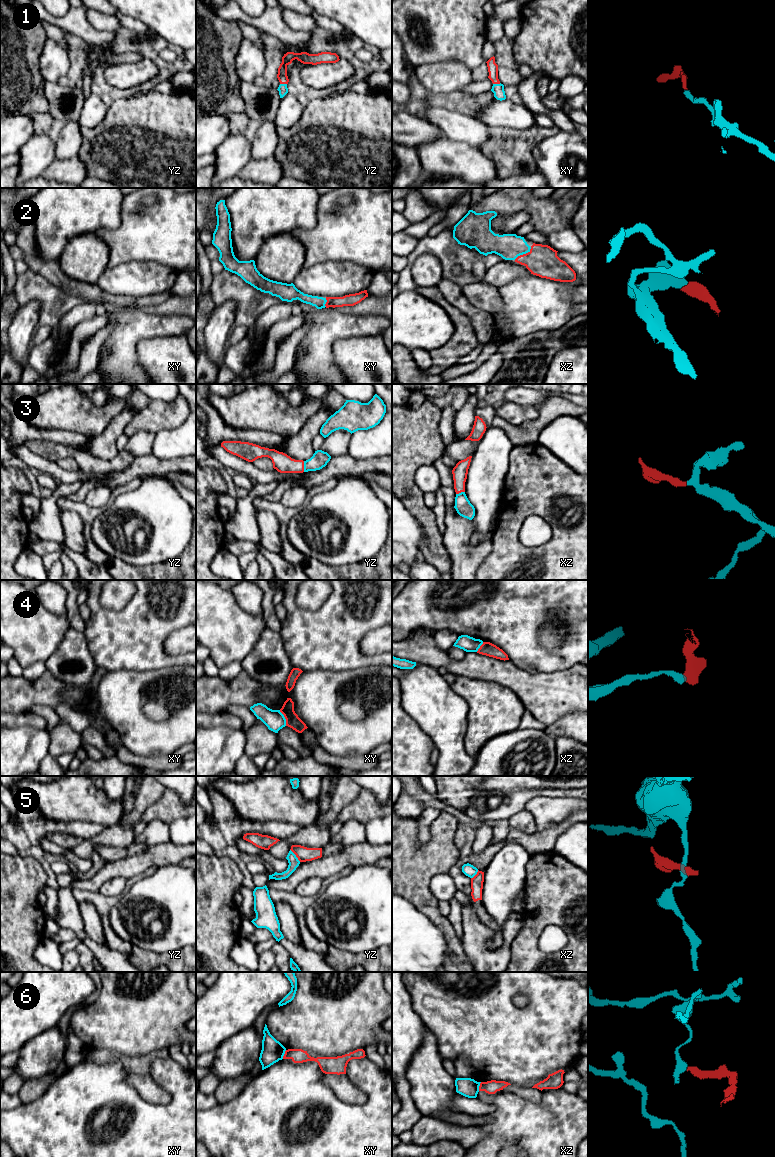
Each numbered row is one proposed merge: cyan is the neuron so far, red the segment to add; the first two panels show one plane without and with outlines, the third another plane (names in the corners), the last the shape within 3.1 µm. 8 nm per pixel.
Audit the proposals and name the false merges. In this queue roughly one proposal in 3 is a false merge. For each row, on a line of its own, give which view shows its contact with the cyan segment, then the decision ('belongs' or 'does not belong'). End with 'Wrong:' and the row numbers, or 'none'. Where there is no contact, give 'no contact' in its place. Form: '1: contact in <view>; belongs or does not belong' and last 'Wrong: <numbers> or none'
1: contact in xy; belongs
2: contact in xz; belongs
3: contact in yz; belongs
4: contact in xy; does not belong
5: contact in yz; does not belong
6: contact in xy; does not belong
Wrong: 4, 5, 6

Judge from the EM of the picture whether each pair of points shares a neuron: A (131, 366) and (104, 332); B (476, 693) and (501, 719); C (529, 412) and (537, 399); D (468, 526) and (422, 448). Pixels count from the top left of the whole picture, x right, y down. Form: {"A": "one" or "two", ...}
{"A": "two", "B": "one", "C": "two", "D": "two"}

